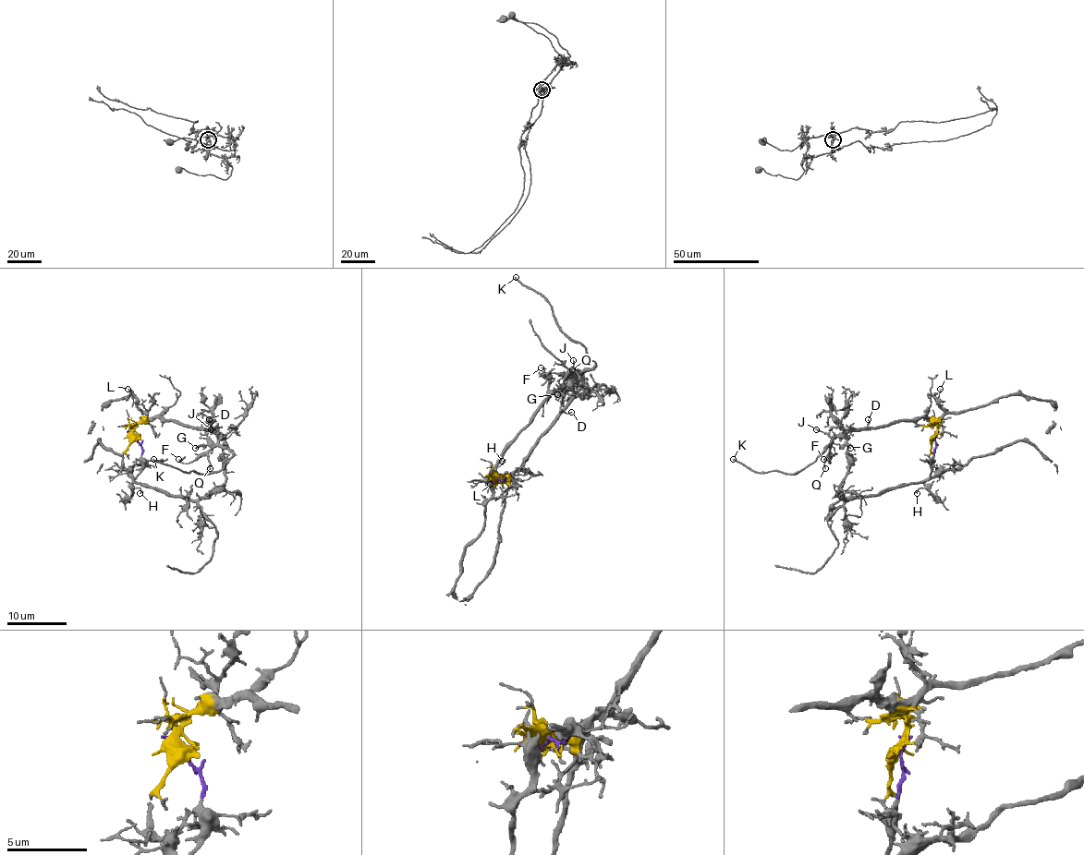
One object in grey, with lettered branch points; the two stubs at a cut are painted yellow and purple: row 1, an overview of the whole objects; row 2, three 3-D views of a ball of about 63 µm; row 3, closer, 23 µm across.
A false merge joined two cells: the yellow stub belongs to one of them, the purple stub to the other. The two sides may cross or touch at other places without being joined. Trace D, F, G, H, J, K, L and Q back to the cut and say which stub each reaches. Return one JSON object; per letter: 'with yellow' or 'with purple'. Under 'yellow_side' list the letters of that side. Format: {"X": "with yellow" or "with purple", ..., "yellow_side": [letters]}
{"D": "with yellow", "F": "with yellow", "G": "with yellow", "H": "with purple", "J": "with yellow", "K": "with yellow", "L": "with yellow", "Q": "with yellow", "yellow_side": ["D", "F", "G", "J", "K", "L", "Q"]}

